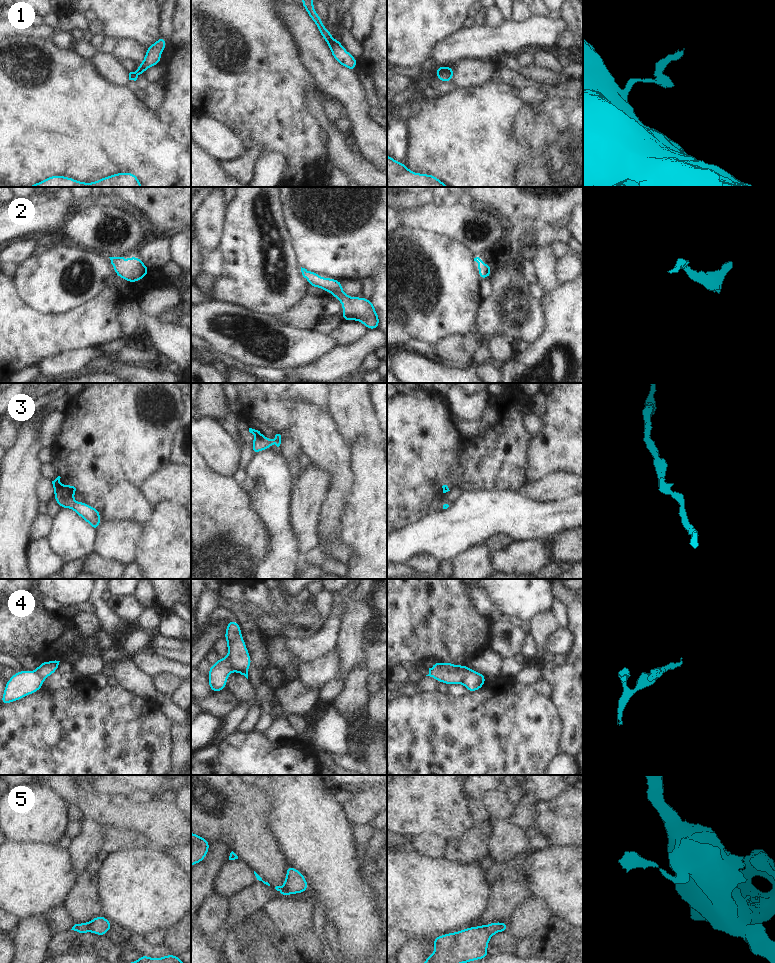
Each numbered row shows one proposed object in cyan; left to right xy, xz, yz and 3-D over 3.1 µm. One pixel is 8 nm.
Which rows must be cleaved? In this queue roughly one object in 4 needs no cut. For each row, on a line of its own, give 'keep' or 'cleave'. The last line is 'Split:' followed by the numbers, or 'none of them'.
1: cleave
2: keep
3: keep
4: cleave
5: cleave
Split: 1, 4, 5

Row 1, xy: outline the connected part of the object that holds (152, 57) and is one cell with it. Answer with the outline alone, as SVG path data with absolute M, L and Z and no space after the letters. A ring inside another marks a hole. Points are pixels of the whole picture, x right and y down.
M162 36L159 39L151 44L146 49L146 54L143 59L143 62L137 66L138 74L145 74L145 71L155 65L158 65L161 62L161 54L164 51L167 45L167 40L165 40Z

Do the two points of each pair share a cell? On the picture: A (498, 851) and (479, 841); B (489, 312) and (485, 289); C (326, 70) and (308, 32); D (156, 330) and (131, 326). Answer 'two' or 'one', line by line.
A: two
B: two
C: one
D: one

